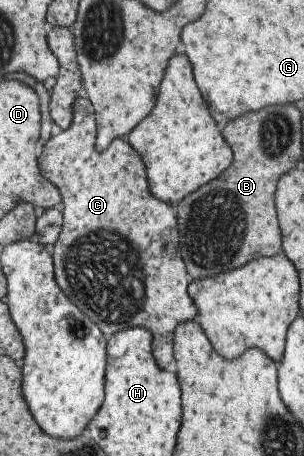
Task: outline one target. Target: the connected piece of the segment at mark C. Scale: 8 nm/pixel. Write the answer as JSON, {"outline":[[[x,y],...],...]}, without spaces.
{"outline":[[[78,96],[72,106],[72,119],[70,127],[66,131],[60,131],[58,135],[53,135],[44,143],[40,155],[37,158],[38,169],[40,175],[50,181],[56,189],[58,189],[62,199],[62,229],[58,234],[56,243],[50,248],[53,263],[53,278],[63,294],[70,300],[102,333],[105,337],[114,335],[114,331],[122,331],[122,327],[143,327],[148,330],[152,336],[151,354],[154,363],[158,369],[164,369],[170,361],[172,361],[172,342],[174,337],[174,329],[178,323],[182,321],[193,321],[196,313],[196,306],[192,303],[192,299],[188,297],[187,287],[191,281],[190,276],[184,269],[182,257],[178,255],[178,231],[176,231],[176,215],[174,215],[174,206],[164,201],[154,199],[146,189],[148,189],[148,181],[146,181],[146,173],[144,173],[144,165],[138,157],[138,153],[122,139],[114,139],[108,147],[100,153],[96,153],[94,149],[95,143],[95,122],[92,116],[92,107],[90,101],[84,96]]]}

